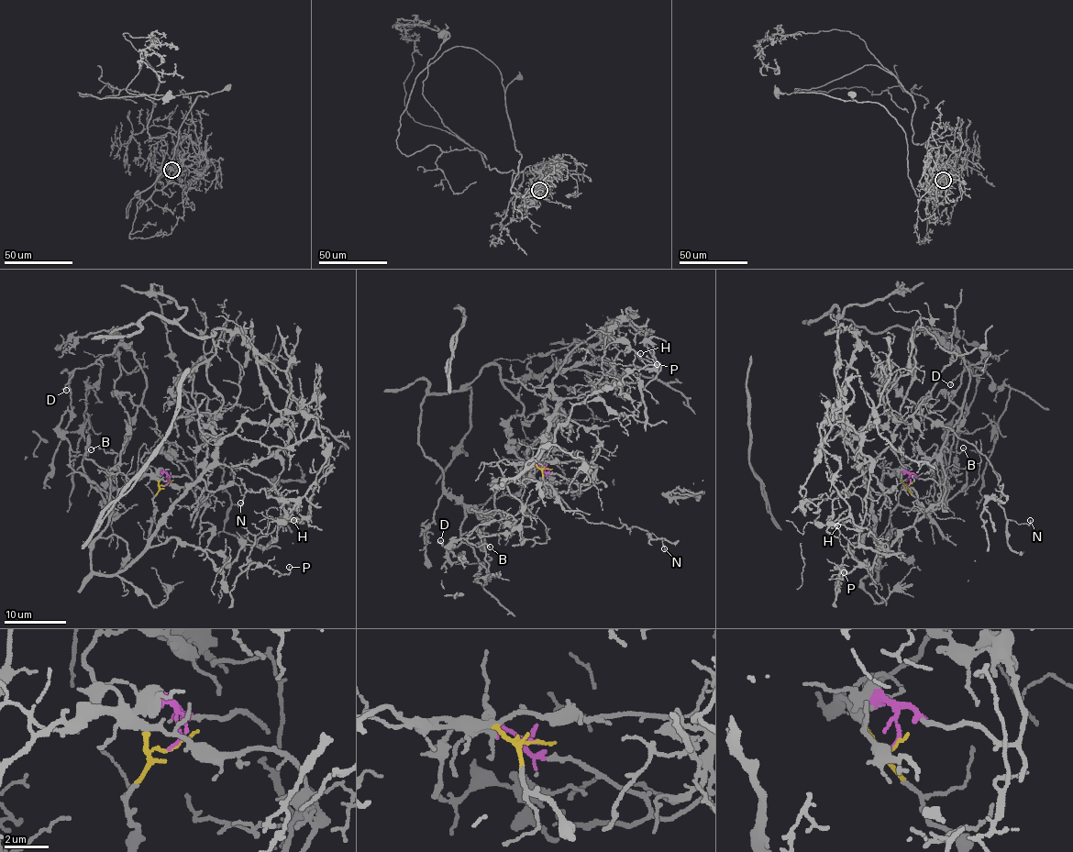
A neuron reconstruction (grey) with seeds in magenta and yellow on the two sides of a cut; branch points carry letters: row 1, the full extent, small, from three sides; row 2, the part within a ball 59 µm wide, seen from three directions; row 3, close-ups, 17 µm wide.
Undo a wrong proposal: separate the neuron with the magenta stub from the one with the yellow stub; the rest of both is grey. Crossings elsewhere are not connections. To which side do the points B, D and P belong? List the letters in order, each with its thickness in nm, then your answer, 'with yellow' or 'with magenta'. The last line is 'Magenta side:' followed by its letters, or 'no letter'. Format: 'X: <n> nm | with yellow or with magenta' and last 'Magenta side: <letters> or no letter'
B: 110 nm | with magenta
D: 150 nm | with magenta
P: 100 nm | with yellow
Magenta side: B, D

